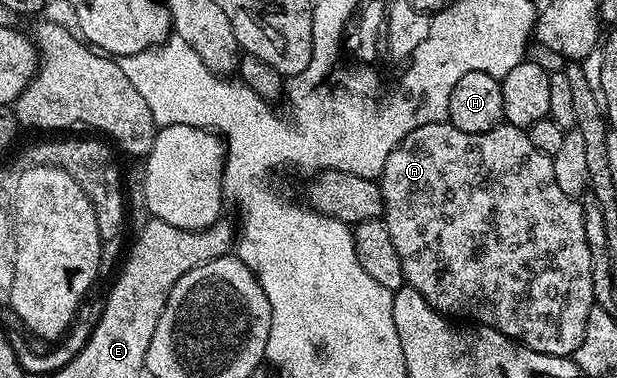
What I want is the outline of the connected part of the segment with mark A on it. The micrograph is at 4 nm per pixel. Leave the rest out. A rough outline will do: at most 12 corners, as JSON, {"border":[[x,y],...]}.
{"border":[[506,122],[412,128],[381,170],[404,281],[570,357],[583,205]]}

